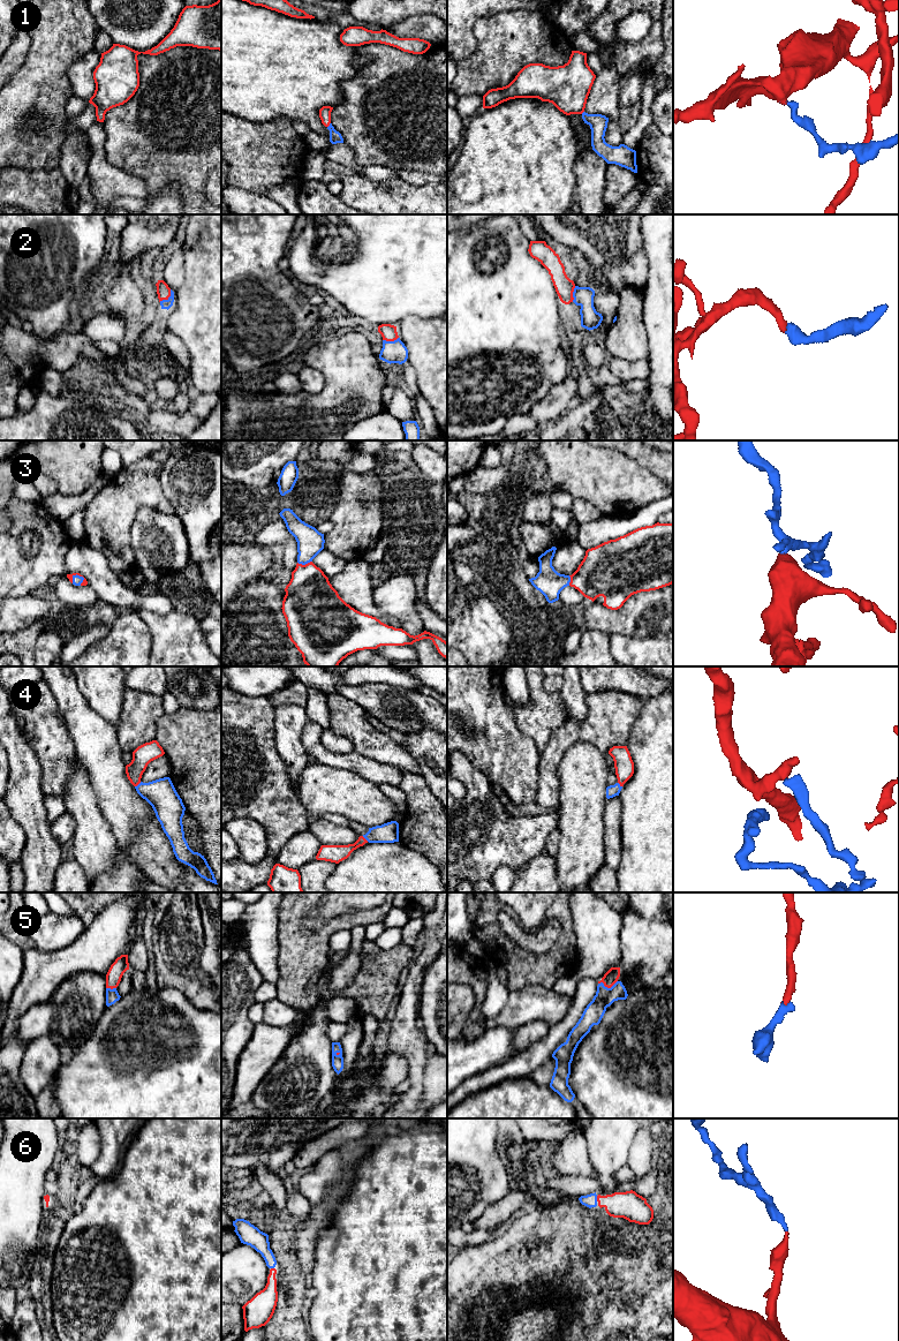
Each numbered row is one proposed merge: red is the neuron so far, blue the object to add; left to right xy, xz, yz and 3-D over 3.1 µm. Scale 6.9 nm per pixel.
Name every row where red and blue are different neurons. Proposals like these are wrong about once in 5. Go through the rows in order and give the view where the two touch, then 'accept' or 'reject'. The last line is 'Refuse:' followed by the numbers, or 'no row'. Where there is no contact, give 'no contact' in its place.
1: xz | accept
2: xy | accept
3: xy | accept
4: xy | accept
5: yz | accept
6: yz | accept
Refuse: no row

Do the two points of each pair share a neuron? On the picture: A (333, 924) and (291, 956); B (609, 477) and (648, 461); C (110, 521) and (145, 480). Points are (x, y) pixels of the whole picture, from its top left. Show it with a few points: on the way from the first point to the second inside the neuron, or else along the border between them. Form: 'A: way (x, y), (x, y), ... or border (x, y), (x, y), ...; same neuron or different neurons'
A: way (323, 934), (301, 956); same neuron
B: border (621, 452), (646, 467), (660, 481); different neurons
C: way (114, 511), (135, 490); same neuron

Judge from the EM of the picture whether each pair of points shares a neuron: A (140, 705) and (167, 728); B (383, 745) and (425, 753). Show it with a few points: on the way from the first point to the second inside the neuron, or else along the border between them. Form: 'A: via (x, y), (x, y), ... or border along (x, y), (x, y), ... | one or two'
A: border along (164, 713), (156, 722), (155, 739) | two
B: border along (403, 747), (414, 759), (420, 774) | two

